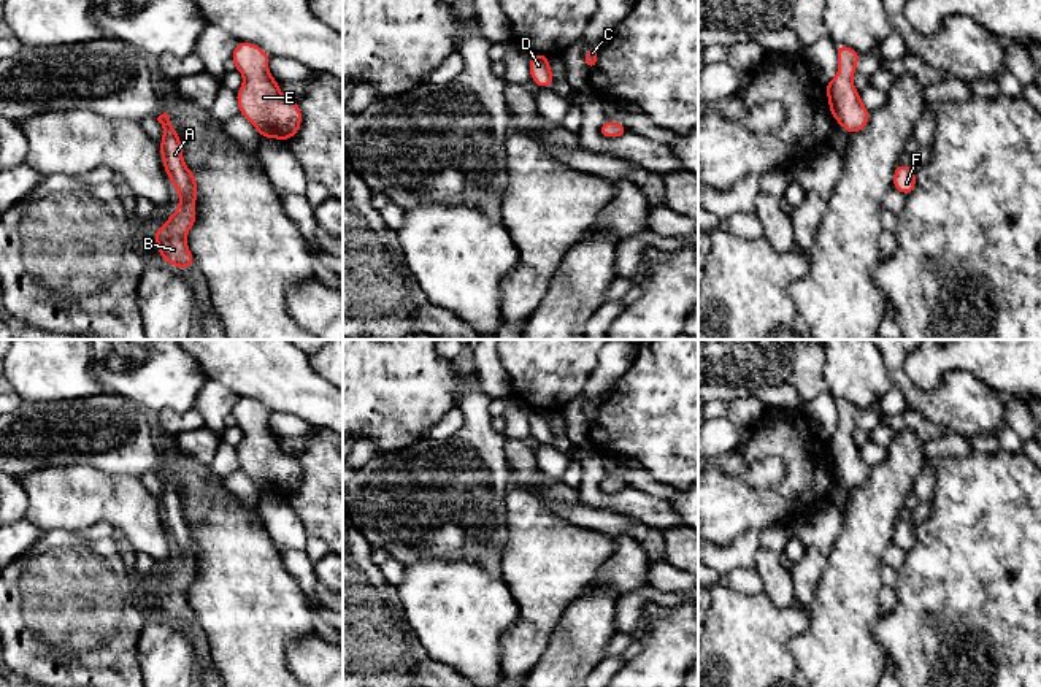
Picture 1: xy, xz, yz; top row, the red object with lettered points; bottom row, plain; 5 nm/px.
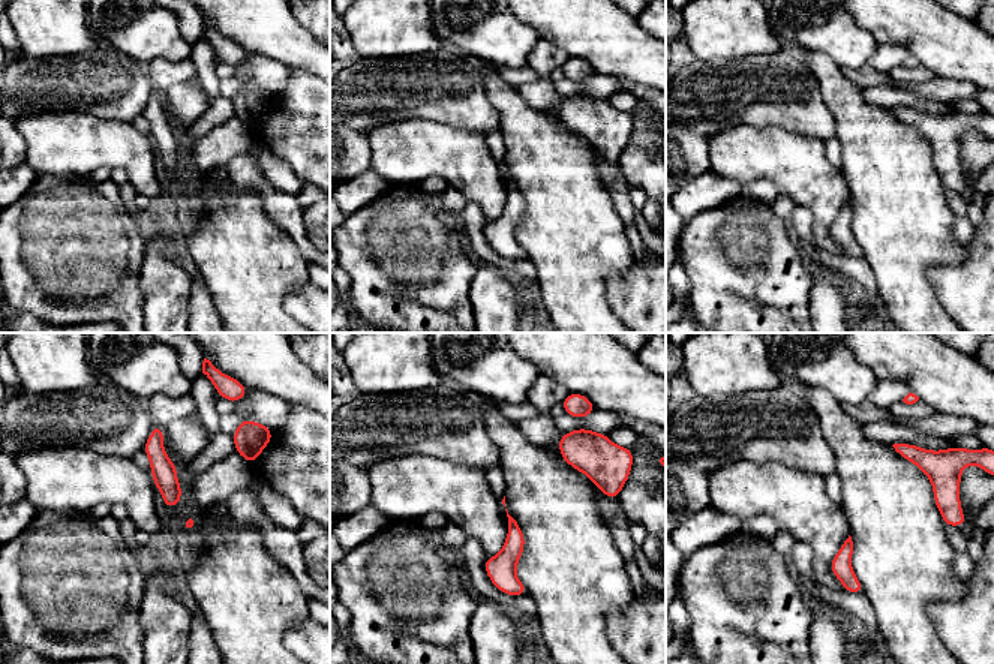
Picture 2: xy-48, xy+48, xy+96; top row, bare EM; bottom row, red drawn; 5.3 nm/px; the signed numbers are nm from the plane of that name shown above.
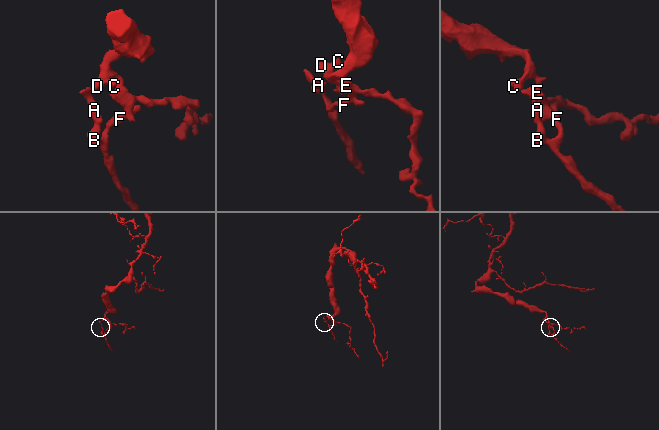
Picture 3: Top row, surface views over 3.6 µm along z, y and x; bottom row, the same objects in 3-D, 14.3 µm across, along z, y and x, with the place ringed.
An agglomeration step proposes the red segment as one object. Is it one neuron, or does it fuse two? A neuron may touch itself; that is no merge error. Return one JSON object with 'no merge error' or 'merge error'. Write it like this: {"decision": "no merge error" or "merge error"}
{"decision": "no merge error"}

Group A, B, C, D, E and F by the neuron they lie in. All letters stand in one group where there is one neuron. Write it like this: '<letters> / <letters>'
A B C D E F

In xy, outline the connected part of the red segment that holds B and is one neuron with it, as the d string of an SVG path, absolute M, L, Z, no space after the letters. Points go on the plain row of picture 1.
M160 470L157 476L163 484L163 493L159 498L163 524L170 538L178 544L179 563L154 587L154 595L162 616L186 625L195 619L186 592L197 574L197 533L184 519L181 493L171 481L168 470Z

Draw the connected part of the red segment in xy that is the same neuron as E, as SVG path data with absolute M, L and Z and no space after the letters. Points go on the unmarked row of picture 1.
M236 397L232 417L244 432L243 441L235 446L240 470L254 481L262 493L278 493L286 498L295 492L302 482L302 463L298 459L286 454L279 446L279 438L268 430L270 411L257 400Z

